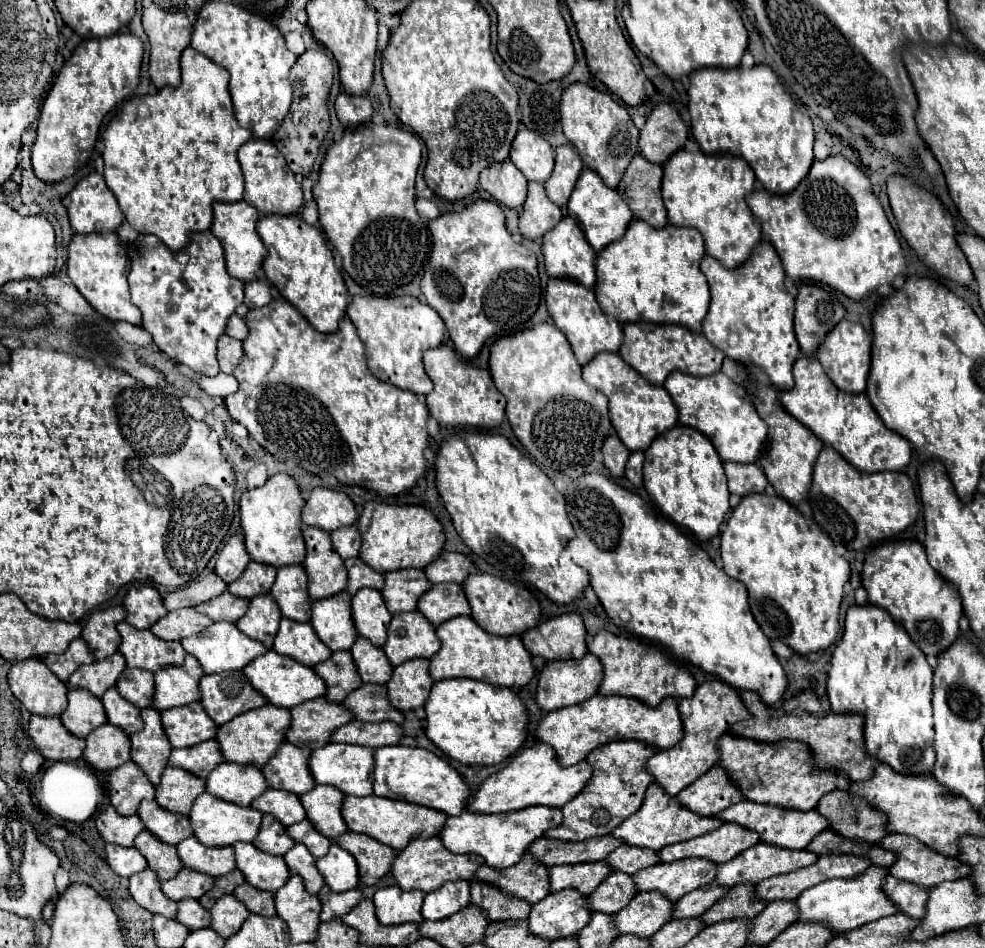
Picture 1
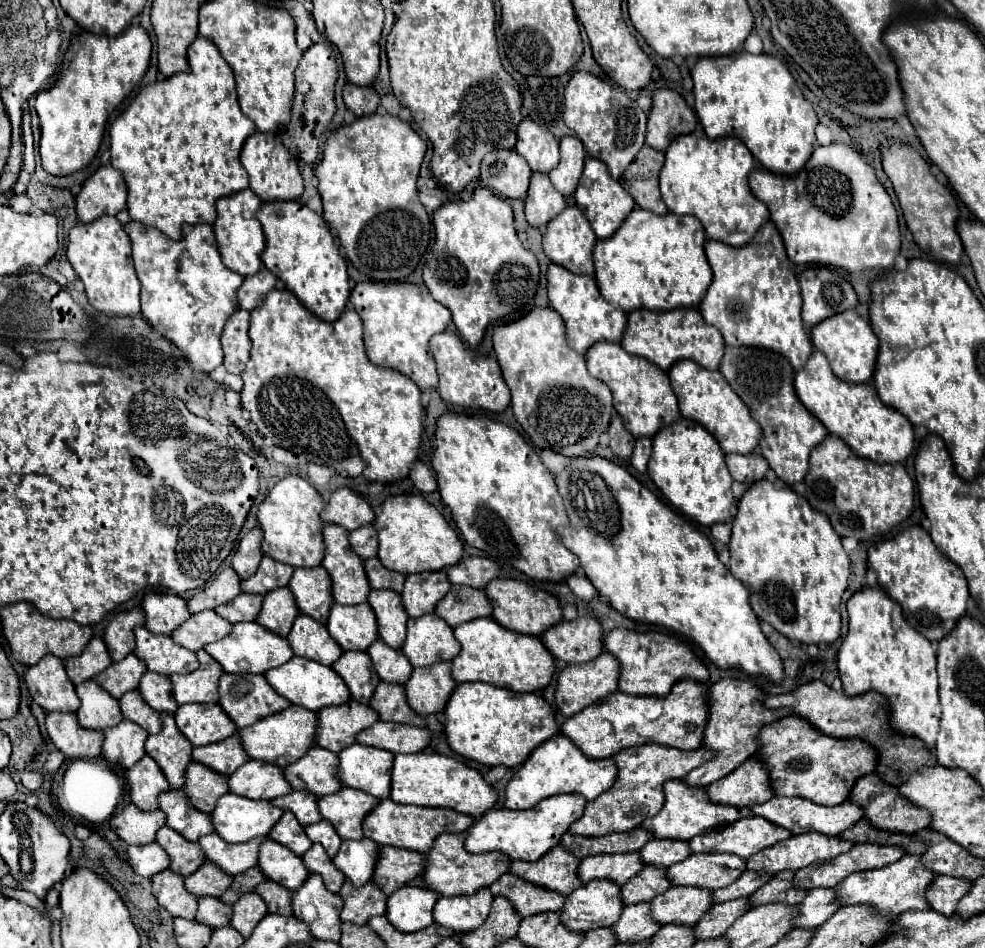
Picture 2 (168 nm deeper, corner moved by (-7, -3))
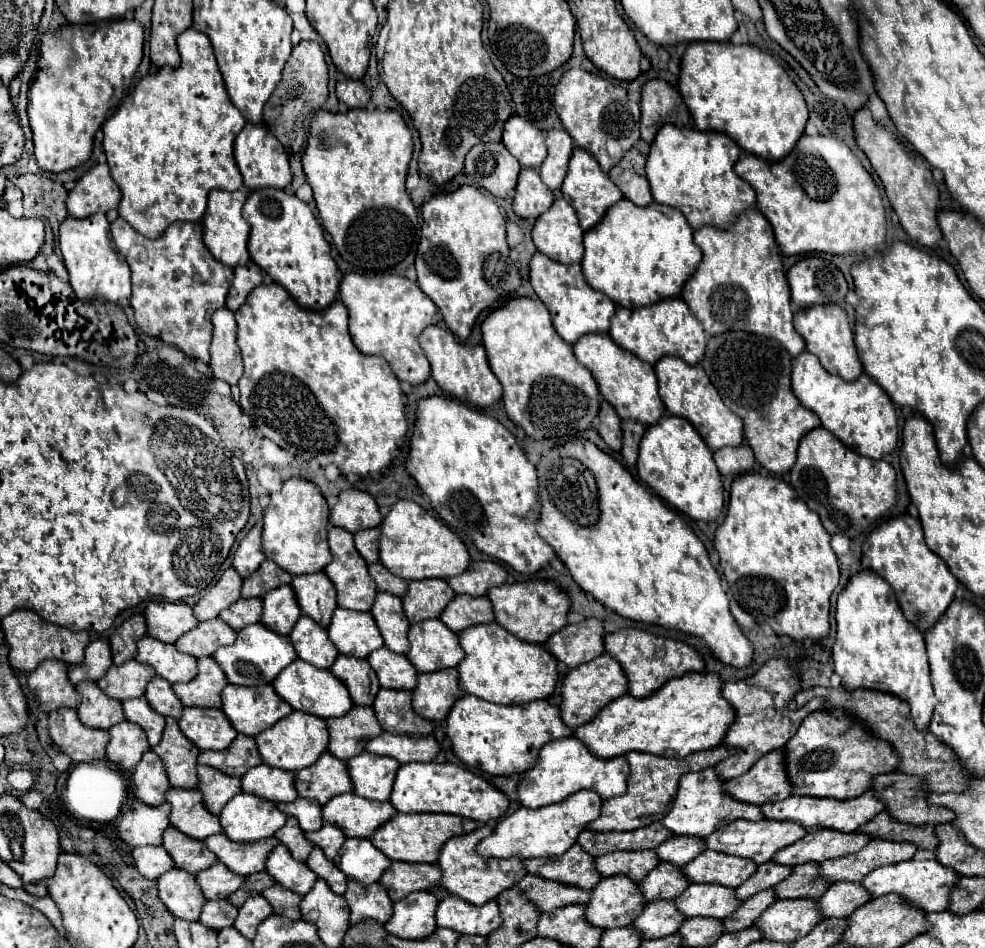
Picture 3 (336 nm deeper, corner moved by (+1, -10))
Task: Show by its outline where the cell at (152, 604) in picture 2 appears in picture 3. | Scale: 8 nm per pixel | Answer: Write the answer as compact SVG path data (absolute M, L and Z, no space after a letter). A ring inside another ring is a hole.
M153 601L145 609L145 619L149 625L149 635L163 643L175 643L183 633L199 625L193 615L193 609L183 601L165 605Z

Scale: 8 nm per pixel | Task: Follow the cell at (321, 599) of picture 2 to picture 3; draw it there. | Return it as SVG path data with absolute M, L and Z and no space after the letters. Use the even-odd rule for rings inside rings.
M319 571L311 575L297 575L293 577L291 585L297 593L301 611L315 619L319 625L329 627L333 611L337 609L337 593L331 579Z

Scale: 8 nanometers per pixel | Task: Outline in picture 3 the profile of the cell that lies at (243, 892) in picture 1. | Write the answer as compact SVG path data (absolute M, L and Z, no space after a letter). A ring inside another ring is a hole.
M273 885L267 891L263 891L263 897L273 905L273 913L277 915L285 915L293 921L301 919L301 911L299 911L299 903L301 903L301 895L281 887L281 885Z

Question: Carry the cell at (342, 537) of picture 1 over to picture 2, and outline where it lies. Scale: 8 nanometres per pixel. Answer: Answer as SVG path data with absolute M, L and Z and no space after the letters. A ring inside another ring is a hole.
M367 524L367 526L361 526L353 532L349 532L349 544L361 560L375 558L377 556L377 532L375 532L375 528L371 524Z

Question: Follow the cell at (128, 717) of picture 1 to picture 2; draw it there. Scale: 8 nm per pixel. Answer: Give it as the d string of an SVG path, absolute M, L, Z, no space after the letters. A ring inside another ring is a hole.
M131 690L131 692L123 694L121 700L119 700L119 706L121 706L123 718L139 724L149 734L157 734L161 730L159 712L155 712L149 704L145 704L145 700L141 698L141 694L137 690Z

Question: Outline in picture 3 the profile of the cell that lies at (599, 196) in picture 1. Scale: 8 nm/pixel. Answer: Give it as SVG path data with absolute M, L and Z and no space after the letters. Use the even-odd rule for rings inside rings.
M579 147L573 149L561 191L563 191L563 197L575 209L575 213L579 217L579 225L583 227L583 231L589 231L593 225L597 225L601 221L601 217L605 215L605 211L623 197L619 187L615 187L615 183L609 179L609 175L599 167L597 159L591 153L579 149Z

